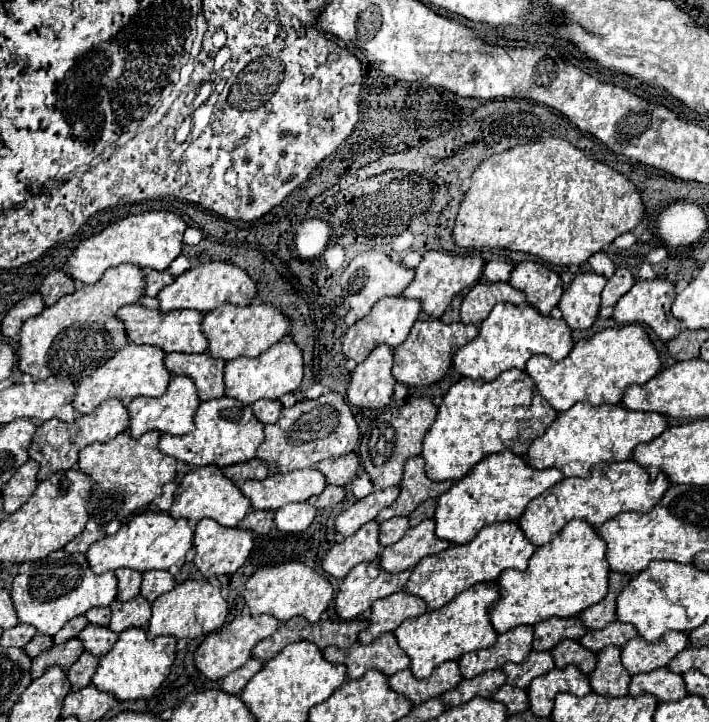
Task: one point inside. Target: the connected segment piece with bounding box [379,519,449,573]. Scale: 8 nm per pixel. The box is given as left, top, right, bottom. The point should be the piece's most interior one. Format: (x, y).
(420, 541)

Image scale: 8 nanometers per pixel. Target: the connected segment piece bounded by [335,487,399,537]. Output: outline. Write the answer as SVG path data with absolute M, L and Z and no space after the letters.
M389 487L389 489L383 489L383 491L373 491L367 497L355 501L347 511L343 511L335 519L335 531L343 537L353 535L365 523L373 521L381 509L389 507L397 499L397 495L399 495L399 489Z

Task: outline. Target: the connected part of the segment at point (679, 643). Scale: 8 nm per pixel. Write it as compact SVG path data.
M669 631L669 635L657 643L645 643L641 637L637 637L621 647L621 663L631 675L649 673L665 667L685 647L689 647L689 639L685 633L677 631Z

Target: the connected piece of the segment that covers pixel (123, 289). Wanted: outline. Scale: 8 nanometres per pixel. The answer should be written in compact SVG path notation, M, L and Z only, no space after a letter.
M119 265L93 283L75 289L75 293L61 297L55 305L45 307L43 313L31 317L19 331L17 367L35 381L57 377L79 383L89 377L101 363L113 357L127 345L125 329L115 313L119 307L135 303L143 293L143 271L135 265Z

